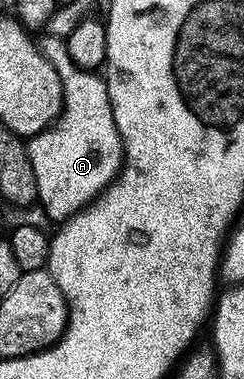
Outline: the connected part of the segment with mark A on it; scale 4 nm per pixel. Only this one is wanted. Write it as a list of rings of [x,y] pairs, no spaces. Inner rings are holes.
[[[47,49],[45,56],[54,65],[62,85],[62,112],[50,127],[26,142],[26,151],[32,160],[32,172],[36,172],[38,202],[50,220],[61,224],[71,218],[78,210],[90,205],[118,176],[124,161],[122,156],[122,137],[112,116],[112,104],[108,96],[106,79],[101,73],[81,70],[64,52],[58,54]]]

